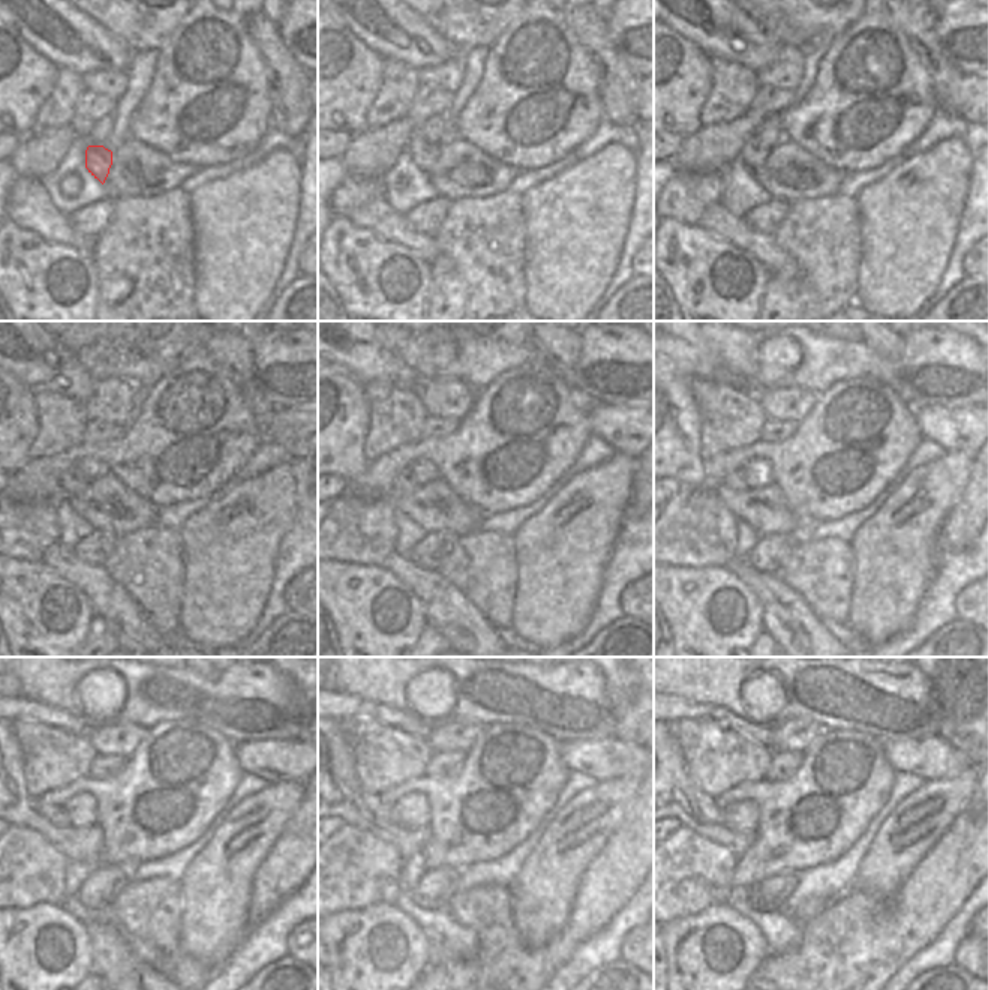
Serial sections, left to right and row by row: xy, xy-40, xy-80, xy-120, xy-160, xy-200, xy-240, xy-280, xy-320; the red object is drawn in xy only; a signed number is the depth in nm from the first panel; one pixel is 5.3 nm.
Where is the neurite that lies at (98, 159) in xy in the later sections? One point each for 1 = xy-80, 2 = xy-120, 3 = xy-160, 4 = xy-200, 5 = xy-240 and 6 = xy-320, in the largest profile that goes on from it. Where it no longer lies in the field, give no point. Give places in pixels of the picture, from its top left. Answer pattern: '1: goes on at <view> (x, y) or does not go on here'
1: goes on at xy-80 (753, 153)
2: goes on at xy-120 (72, 483)
3: goes on at xy-160 (405, 483)
4: goes on at xy-200 (735, 480)
5: goes on at xy-240 (57, 815)
6: goes on at xy-320 (706, 804)

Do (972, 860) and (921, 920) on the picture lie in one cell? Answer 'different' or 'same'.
same

